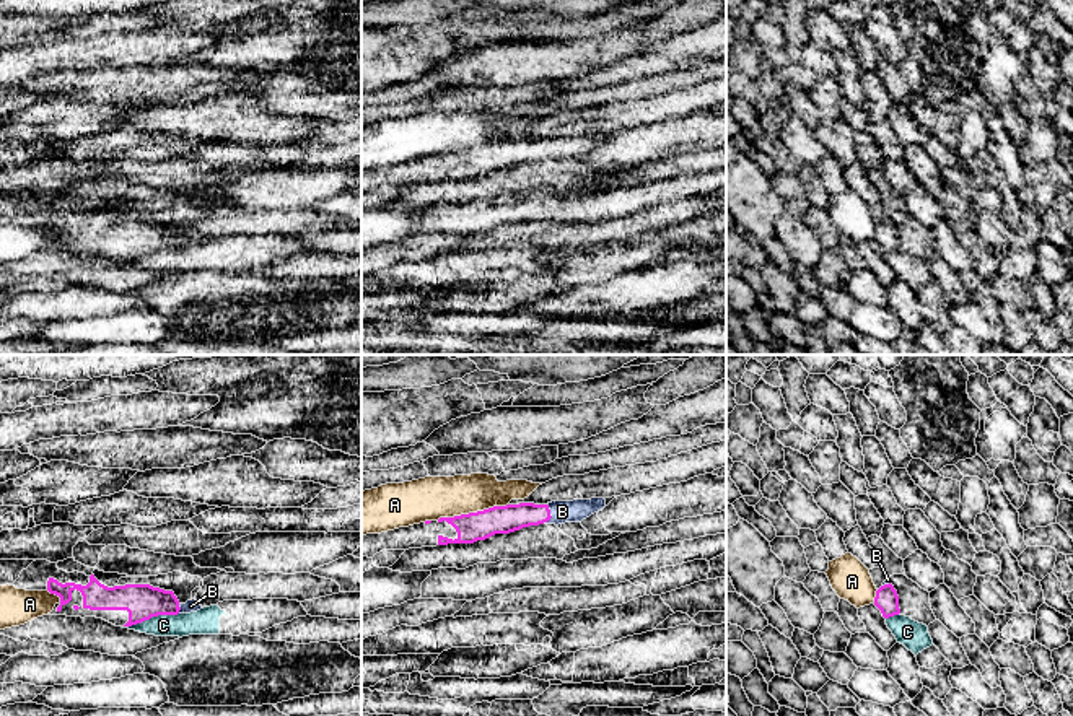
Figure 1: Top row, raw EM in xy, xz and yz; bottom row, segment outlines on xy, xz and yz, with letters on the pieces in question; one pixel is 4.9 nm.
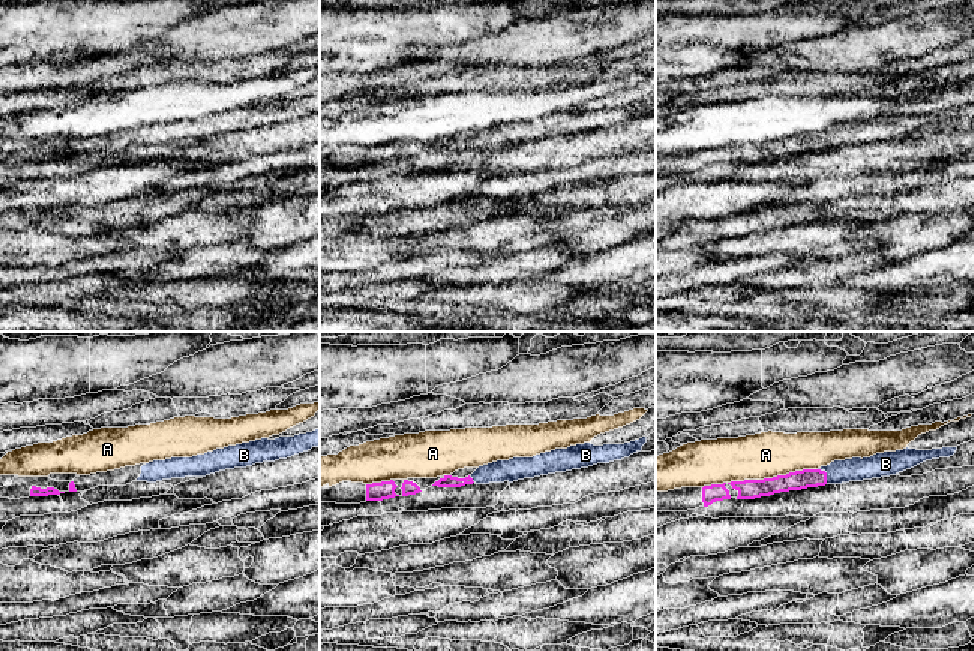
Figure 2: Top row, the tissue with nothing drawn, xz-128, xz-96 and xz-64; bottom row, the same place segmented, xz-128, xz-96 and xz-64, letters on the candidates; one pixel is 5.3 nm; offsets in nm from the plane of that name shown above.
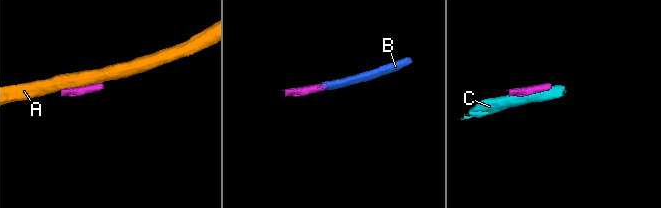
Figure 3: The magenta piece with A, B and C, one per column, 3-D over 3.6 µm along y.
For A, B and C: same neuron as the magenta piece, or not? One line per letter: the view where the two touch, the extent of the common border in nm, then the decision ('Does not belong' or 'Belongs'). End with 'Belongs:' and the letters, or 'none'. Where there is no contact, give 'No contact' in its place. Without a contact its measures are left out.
A: Touches magenta in xz. Shared border 360 nm. Does not belong
B: Touches magenta in xz. Shared border 110 nm. Belongs
C: Touches magenta in xy. Shared border 280 nm. Does not belong
Belongs: B

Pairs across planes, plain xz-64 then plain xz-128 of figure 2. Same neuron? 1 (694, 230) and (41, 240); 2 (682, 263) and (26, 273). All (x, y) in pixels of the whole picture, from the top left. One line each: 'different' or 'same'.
1: different
2: different

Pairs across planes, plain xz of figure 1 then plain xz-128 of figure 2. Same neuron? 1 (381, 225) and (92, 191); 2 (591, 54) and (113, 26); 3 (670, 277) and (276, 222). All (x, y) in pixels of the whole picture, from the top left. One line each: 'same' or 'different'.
1: same
2: different
3: different

